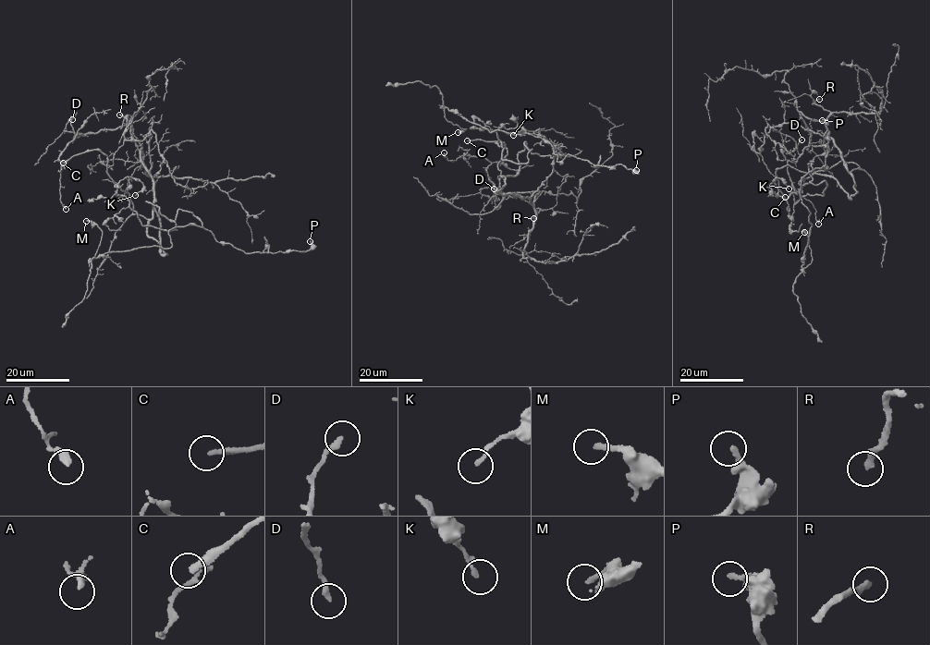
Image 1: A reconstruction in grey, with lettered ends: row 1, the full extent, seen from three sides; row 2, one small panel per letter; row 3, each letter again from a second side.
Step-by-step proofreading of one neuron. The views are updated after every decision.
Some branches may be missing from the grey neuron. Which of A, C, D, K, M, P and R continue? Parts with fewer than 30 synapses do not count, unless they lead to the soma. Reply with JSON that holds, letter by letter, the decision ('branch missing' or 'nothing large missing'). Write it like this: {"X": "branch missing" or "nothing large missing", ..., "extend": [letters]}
{"A": "nothing large missing", "C": "branch missing", "D": "nothing large missing", "K": "nothing large missing", "M": "nothing large missing", "P": "nothing large missing", "R": "branch missing", "extend": ["C", "R"]}

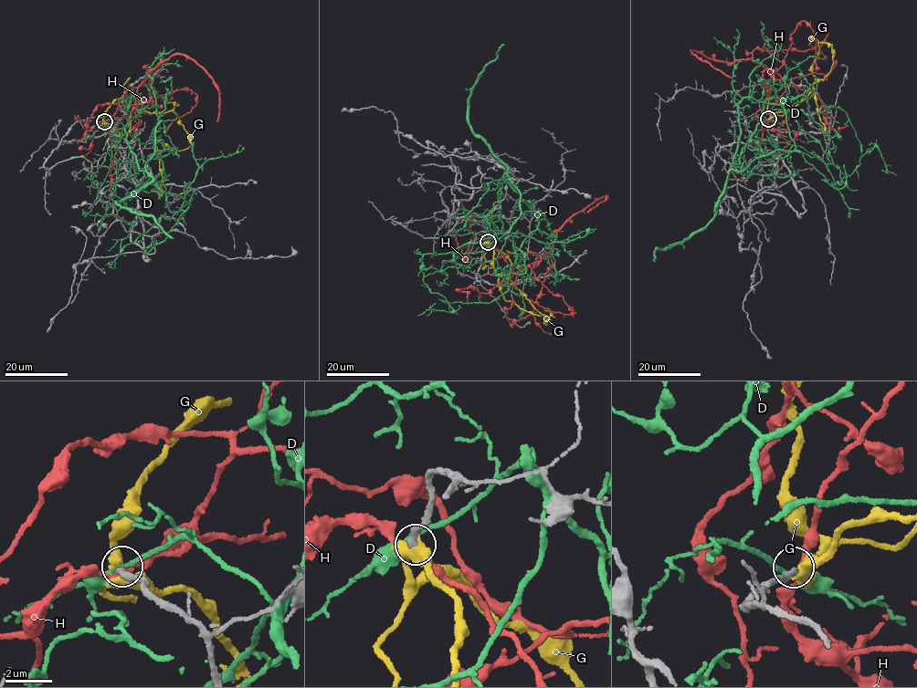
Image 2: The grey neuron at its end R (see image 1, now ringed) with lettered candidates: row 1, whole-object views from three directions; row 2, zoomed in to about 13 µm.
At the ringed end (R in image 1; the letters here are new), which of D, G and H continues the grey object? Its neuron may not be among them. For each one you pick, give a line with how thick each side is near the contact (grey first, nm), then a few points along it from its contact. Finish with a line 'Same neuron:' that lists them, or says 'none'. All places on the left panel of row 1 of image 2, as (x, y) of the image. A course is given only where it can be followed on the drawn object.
Same neuron: none

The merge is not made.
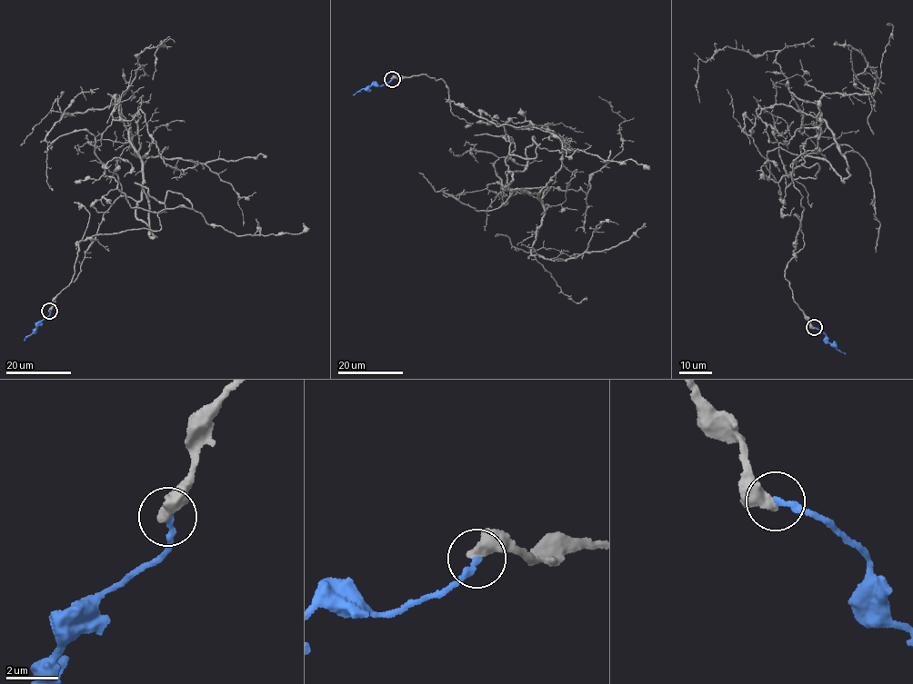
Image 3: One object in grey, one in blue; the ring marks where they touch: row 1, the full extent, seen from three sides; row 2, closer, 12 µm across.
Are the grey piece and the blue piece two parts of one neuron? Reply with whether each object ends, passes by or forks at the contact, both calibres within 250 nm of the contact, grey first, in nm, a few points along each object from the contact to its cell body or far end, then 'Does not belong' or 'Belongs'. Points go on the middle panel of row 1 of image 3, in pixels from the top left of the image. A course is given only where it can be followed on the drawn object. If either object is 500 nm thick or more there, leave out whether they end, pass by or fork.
At the ring grey ends. At the ring blue ends. Thickness 480 nm (grey) against 200 nm. Course of grey: (391, 79), (559, 139), (508, 172), (541, 201), (586, 198), (622, 152), (598, 96). Course of blue: (391, 79), (353, 94). Belongs

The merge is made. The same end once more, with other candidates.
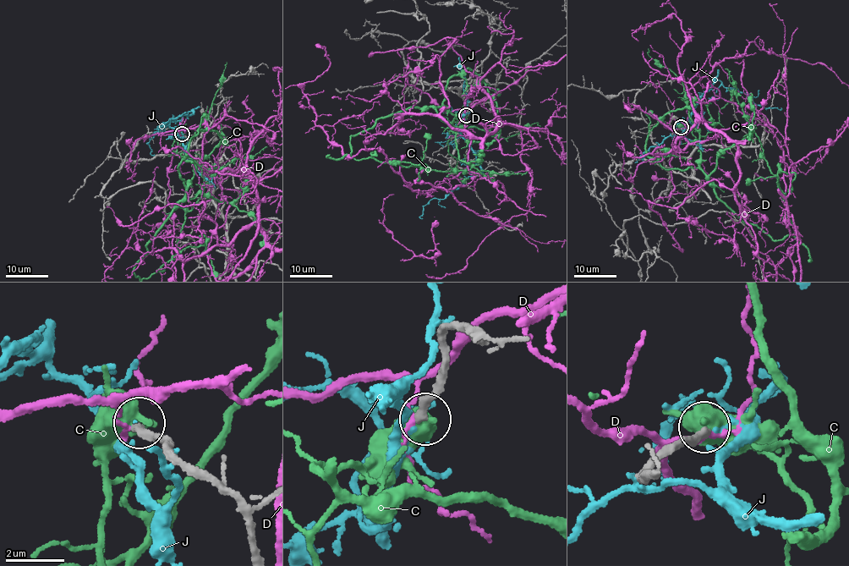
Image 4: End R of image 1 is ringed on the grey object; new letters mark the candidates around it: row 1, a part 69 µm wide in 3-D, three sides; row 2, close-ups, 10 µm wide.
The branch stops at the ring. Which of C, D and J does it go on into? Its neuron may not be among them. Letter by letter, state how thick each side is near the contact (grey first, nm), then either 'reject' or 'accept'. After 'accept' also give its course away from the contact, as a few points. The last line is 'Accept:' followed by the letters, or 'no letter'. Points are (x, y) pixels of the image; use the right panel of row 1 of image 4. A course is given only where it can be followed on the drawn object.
C: 300/500 nm | reject
D: 280/110 nm | reject
J: 240/110 nm | reject
Accept: no letter

